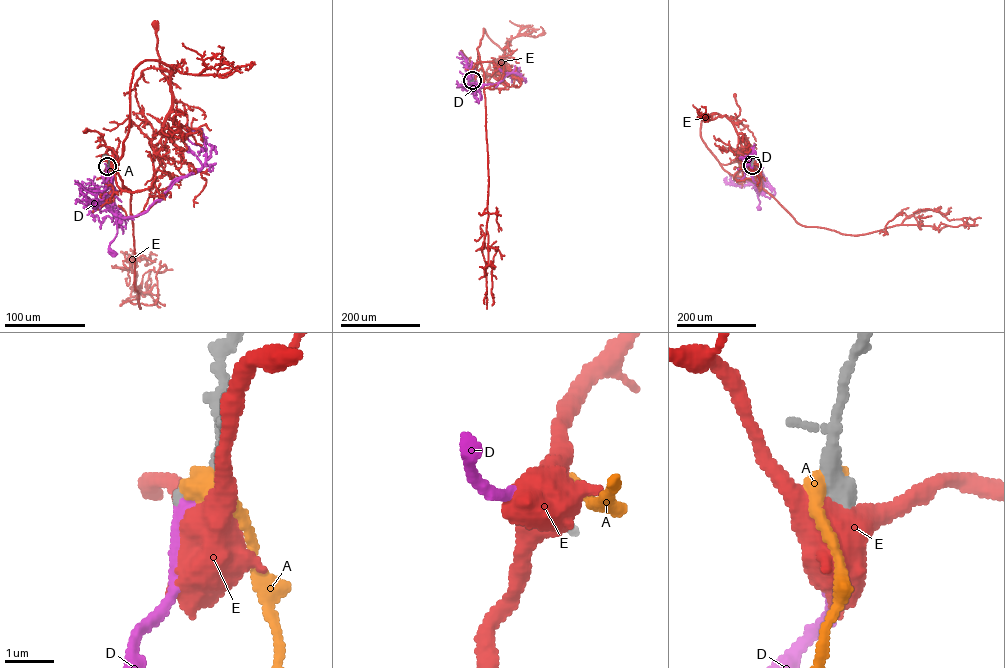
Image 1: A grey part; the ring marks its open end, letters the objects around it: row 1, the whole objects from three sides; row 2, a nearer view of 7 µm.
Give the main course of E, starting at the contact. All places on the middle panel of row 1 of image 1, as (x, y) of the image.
E: (472, 80), (479, 63), (493, 61), (495, 73), (504, 64), (500, 61), (497, 68), (496, 63)

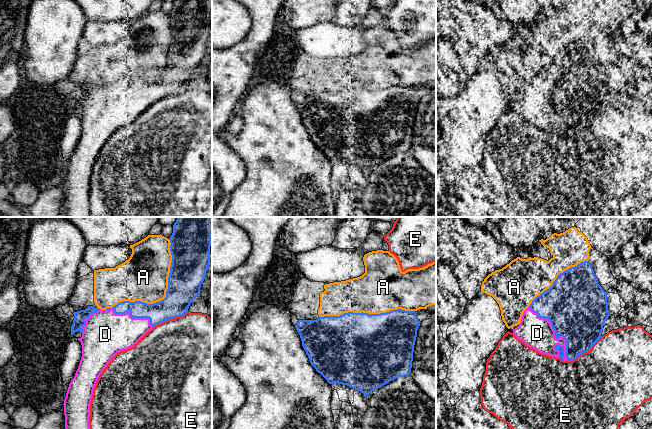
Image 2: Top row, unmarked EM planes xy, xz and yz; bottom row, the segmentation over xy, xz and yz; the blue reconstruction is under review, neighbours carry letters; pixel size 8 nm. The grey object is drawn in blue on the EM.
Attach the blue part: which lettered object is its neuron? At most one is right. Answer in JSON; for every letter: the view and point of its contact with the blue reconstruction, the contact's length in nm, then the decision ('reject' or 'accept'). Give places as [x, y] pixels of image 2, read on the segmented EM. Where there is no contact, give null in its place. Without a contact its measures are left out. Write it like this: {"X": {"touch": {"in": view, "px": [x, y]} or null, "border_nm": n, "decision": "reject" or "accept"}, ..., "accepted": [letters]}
{"A": {"touch": {"in": "xy", "px": [166, 295]}, "border_nm": 700, "decision": "reject"}, "D": {"touch": {"in": "yz", "px": [555, 334]}, "border_nm": 550, "decision": "accept"}, "E": {"touch": {"in": "yz", "px": [584, 352]}, "border_nm": 360, "decision": "reject"}, "accepted": ["D"]}

